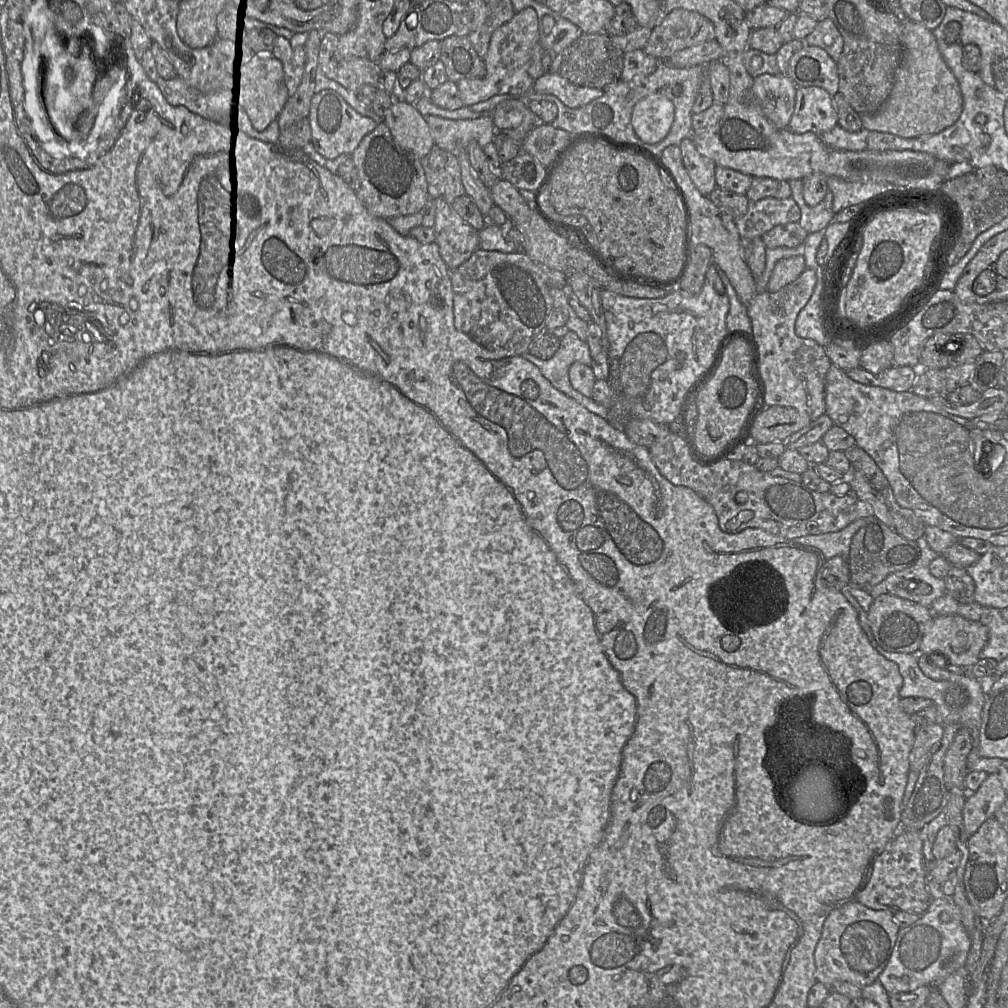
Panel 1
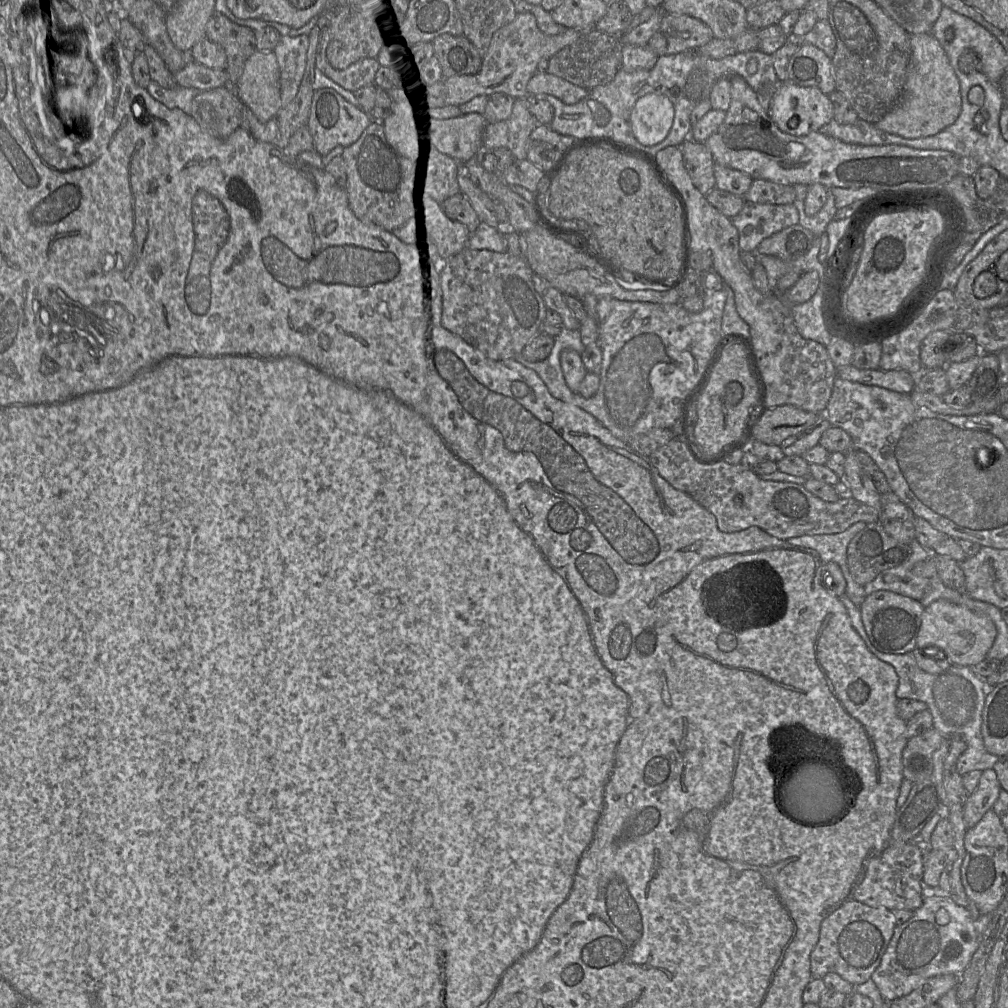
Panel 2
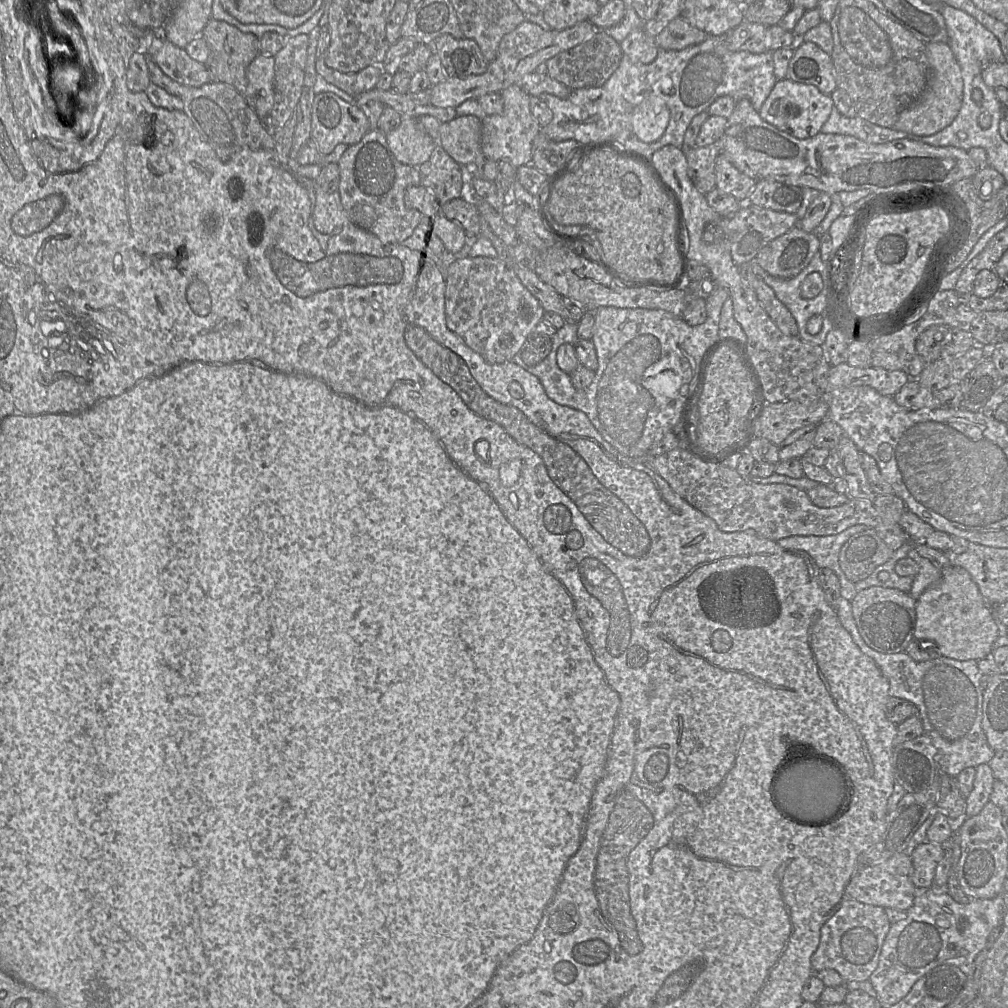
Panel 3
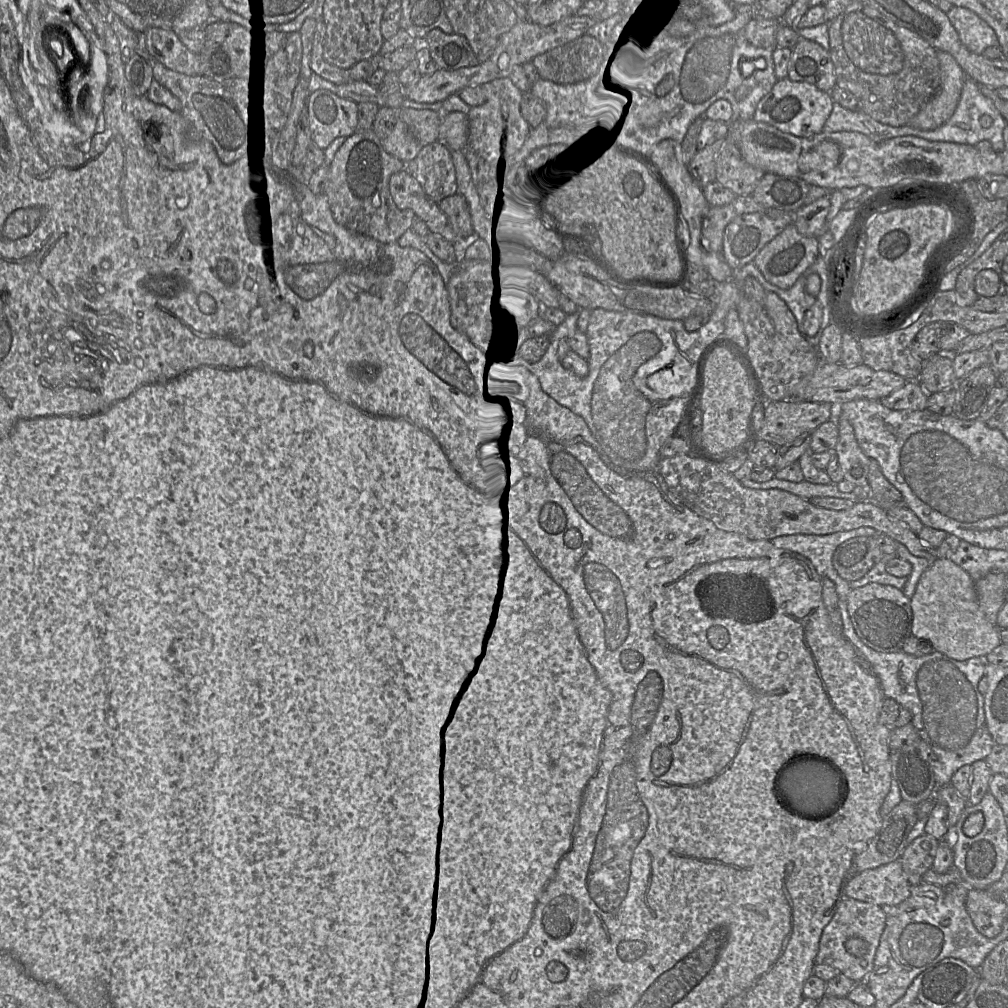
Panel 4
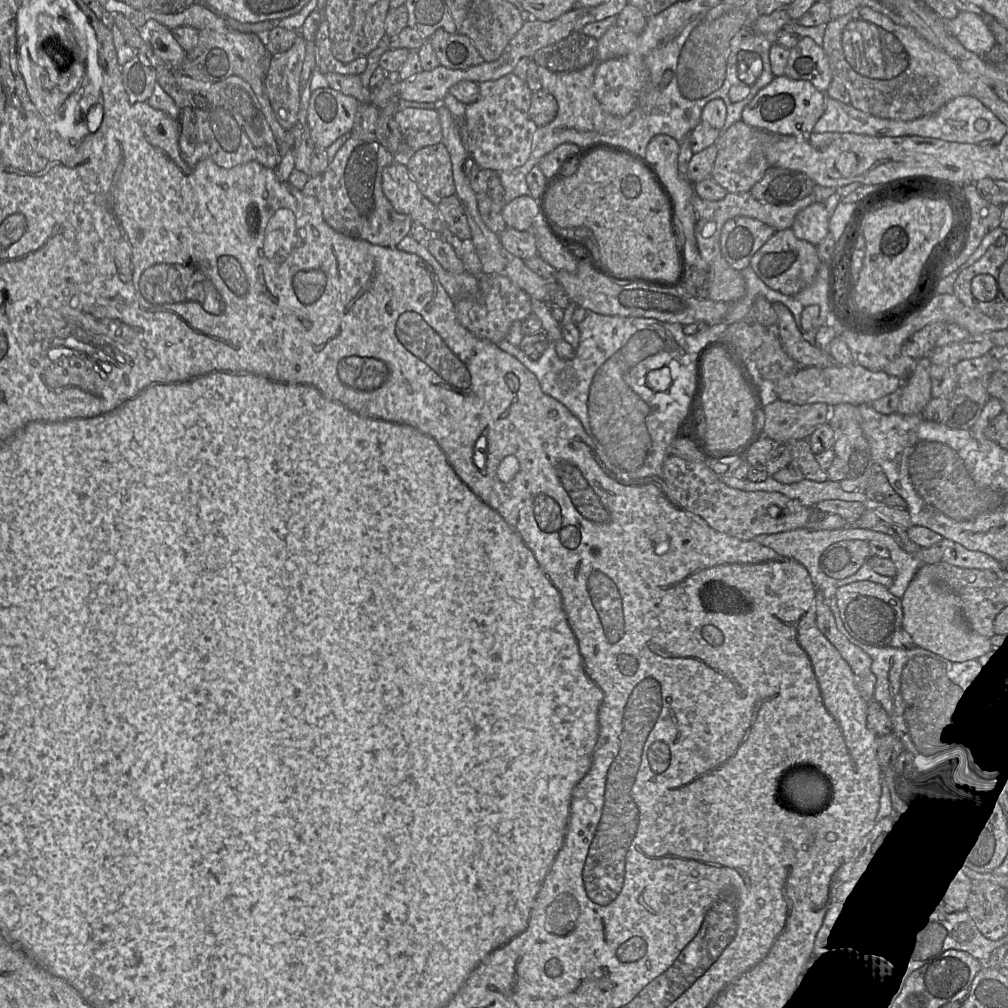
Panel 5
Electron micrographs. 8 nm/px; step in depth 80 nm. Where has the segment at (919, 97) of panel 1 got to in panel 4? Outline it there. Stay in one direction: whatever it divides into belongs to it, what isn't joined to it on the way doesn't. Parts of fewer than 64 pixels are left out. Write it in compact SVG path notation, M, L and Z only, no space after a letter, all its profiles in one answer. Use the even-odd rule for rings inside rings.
M938 51L940 63L940 87L935 95L909 121L909 125L921 130L934 130L947 122L957 107L966 74L955 58Z

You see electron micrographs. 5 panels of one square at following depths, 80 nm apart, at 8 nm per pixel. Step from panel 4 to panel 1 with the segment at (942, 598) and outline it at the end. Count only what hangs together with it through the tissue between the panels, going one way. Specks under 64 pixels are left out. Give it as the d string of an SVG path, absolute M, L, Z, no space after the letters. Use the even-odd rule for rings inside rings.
M959 615L934 616L924 631L919 651L932 654L931 660L947 659L952 666L971 668L980 660L980 652L988 640L988 628L980 622Z

